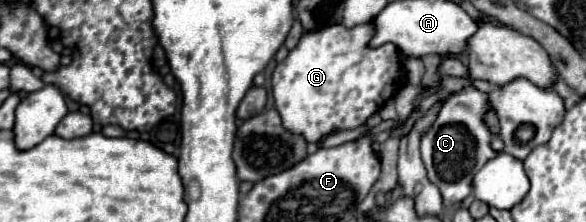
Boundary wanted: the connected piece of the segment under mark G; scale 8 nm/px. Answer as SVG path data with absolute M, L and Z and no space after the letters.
M373 21L355 25L351 29L343 23L333 23L319 31L305 33L297 47L289 51L287 59L277 63L273 71L273 99L287 131L295 131L295 135L303 135L309 143L317 143L321 137L327 137L335 131L347 131L365 125L373 113L377 113L391 97L397 95L407 77L401 65L399 49L393 43L369 47L371 35L375 35Z

